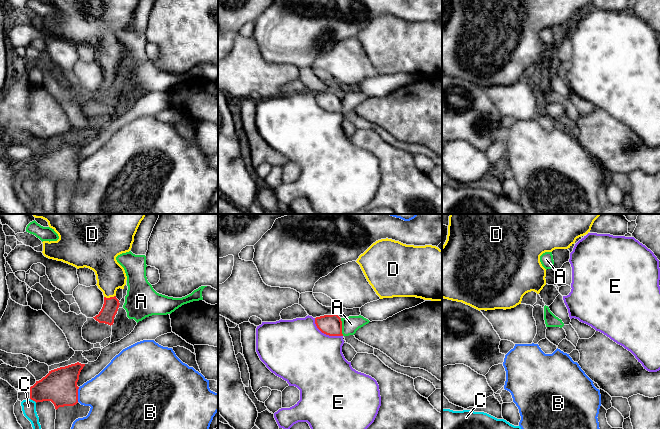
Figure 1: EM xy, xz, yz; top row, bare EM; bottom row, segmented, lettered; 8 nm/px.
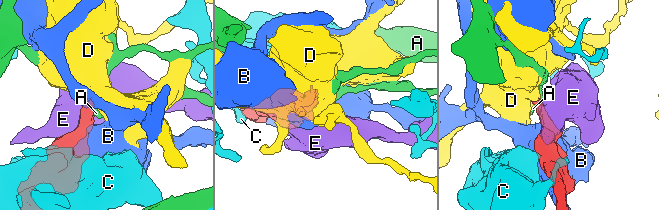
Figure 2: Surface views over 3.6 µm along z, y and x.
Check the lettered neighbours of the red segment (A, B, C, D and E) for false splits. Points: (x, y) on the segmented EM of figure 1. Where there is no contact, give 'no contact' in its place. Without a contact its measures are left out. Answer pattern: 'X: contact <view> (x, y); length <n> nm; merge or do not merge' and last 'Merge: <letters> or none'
A: contact xz (341, 327); length 150 nm; do not merge
B: contact xy (77, 394); length 120 nm; do not merge
C: contact xy (33, 400); length 70 nm; do not merge
D: contact xy (110, 297); length 100 nm; merge
E: contact xz (325, 333); length 280 nm; do not merge
Merge: D

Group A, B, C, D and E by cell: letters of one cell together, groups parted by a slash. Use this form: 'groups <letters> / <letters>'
groups A / B / C / D / E

